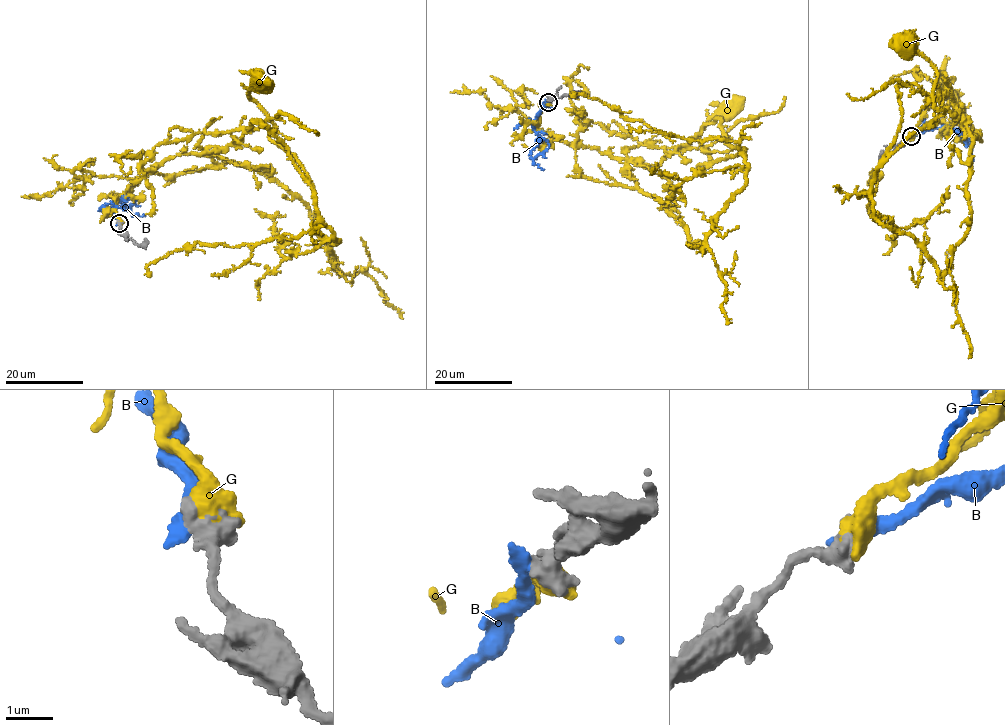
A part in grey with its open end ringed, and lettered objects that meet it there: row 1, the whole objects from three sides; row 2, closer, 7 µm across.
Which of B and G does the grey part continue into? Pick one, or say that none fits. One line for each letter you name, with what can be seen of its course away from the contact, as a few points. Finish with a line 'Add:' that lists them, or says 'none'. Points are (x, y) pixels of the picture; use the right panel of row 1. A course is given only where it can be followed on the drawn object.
G: it runs (911, 136), (962, 108), (897, 86), (883, 162), (943, 111), (935, 69), (908, 46)
Add: G

